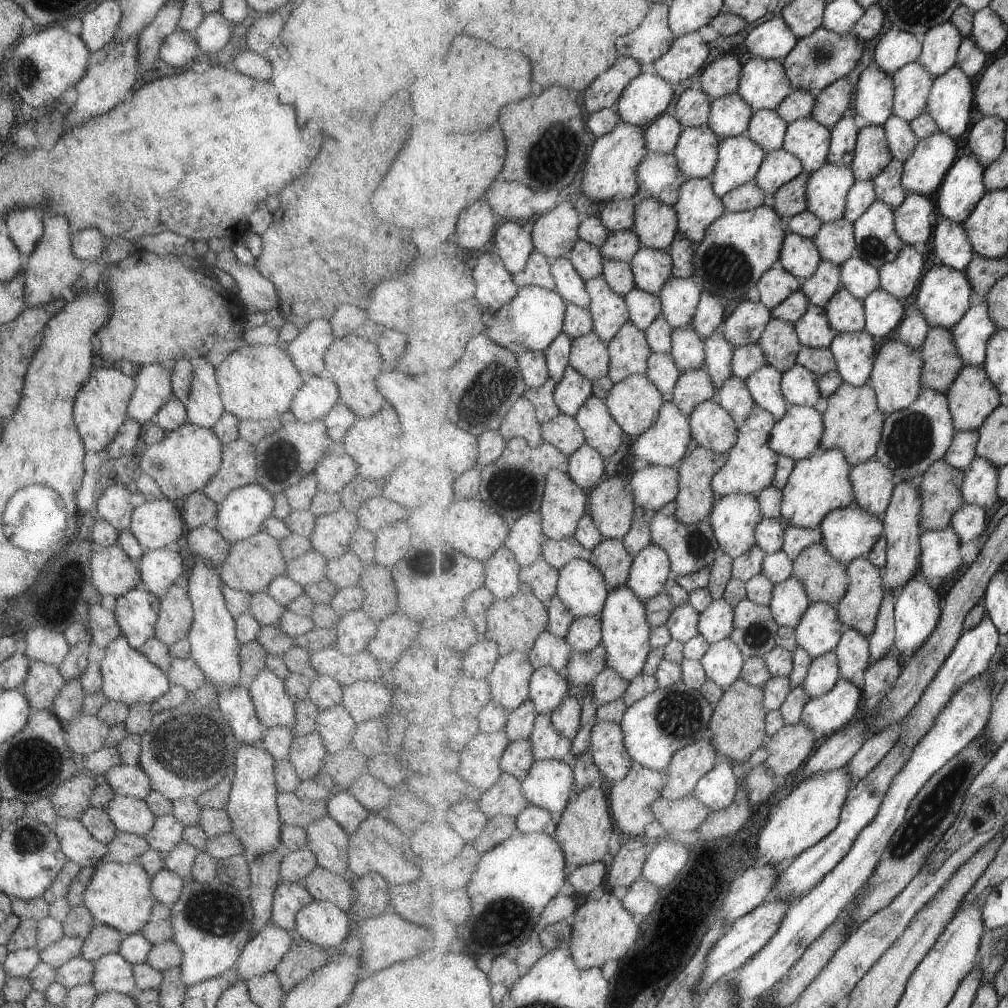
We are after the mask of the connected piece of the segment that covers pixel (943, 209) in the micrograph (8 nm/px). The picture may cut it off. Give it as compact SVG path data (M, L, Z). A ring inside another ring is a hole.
M975 153L955 161L935 196L942 218L963 223L971 216L988 191L986 170L987 166Z

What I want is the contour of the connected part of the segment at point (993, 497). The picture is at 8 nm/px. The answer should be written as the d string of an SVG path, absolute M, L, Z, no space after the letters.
M977 456L965 472L962 491L967 503L988 509L1002 499L998 491L1000 468L992 460Z

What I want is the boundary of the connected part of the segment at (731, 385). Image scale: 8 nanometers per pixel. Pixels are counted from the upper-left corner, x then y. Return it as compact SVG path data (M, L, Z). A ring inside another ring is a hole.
M733 375L719 390L721 404L732 414L737 424L745 422L757 406L746 379Z

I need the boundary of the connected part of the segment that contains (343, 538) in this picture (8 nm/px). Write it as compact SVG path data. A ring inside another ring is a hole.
M343 508L333 511L333 514L319 516L314 522L314 531L310 534L311 548L321 556L337 558L347 552L347 542L357 528L357 520L351 512Z

